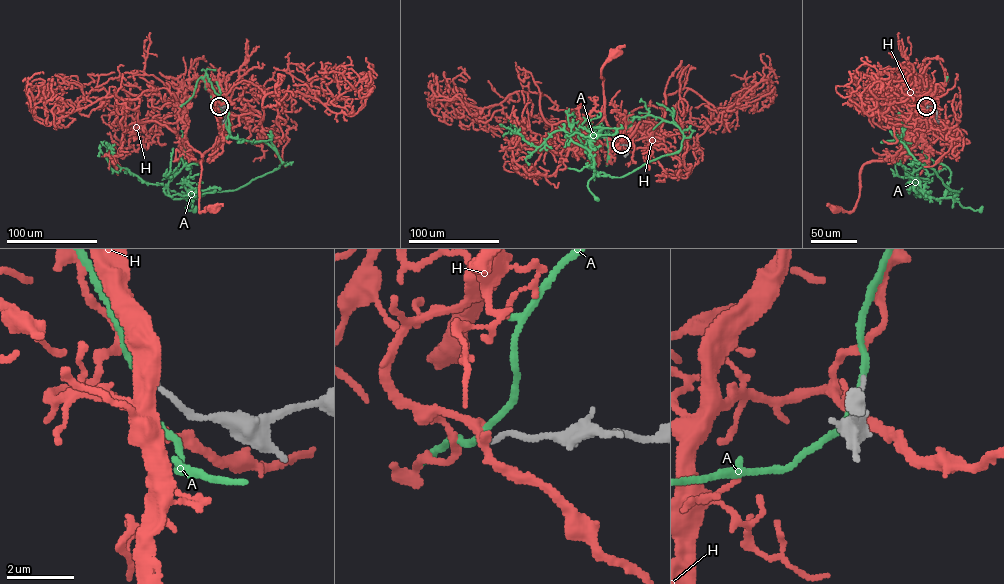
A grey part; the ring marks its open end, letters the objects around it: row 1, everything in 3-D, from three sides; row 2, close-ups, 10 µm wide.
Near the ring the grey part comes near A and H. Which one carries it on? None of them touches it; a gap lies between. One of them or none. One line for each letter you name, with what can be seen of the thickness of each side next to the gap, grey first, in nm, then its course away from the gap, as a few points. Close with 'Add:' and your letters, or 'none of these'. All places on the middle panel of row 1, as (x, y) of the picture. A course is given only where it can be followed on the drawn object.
H: Thickness 180 nm (grey) against 200 nm. Its course: (620, 144), (618, 142), (623, 135), (620, 143), (605, 118), (601, 76), (602, 66), (615, 53)
Add: H

